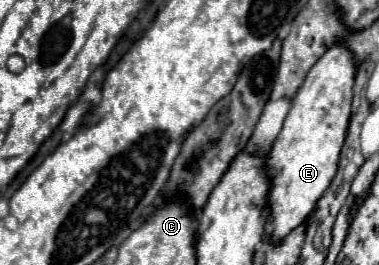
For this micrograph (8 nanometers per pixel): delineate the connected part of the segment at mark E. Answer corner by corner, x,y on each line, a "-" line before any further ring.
334,44
312,66
304,84
296,92
292,110
288,112
282,132
274,140
268,154
268,176
272,180
268,202
274,224
272,236
276,242
310,216
316,200
326,192
332,178
336,176
340,150
346,140
352,112
354,78
354,54
346,46

